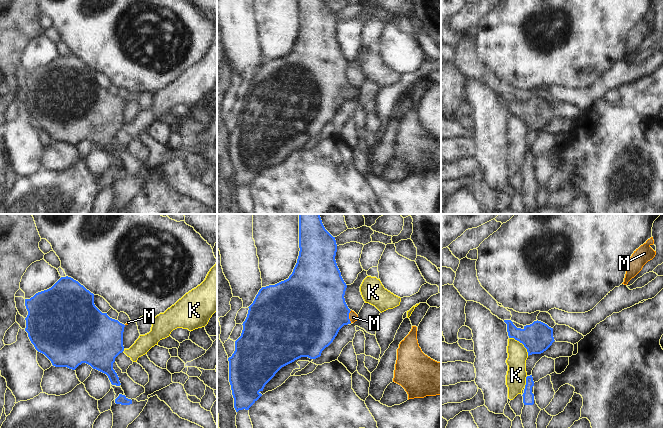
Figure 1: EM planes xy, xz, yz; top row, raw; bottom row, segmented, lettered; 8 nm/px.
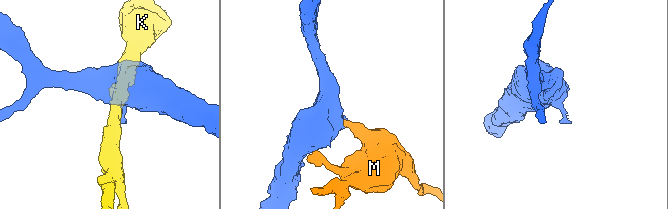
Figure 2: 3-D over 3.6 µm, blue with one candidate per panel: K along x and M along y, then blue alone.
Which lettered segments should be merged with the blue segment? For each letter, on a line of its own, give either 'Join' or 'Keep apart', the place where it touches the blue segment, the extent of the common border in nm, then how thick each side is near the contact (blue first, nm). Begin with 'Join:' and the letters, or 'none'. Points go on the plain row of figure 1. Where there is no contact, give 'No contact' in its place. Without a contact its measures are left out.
Join: M
K: Keep apart. Touches blue at yz (521, 118). Shared border 220 nm. Thickness 240 nm (blue) against 160 nm
M: Join. Touches blue at xz (348, 92). Shared border 100 nm. Thickness 460 nm (blue) against 70 nm

